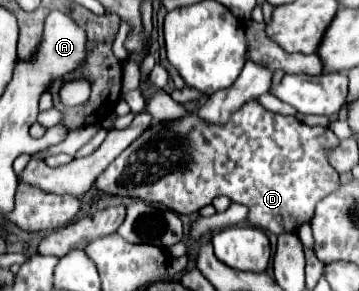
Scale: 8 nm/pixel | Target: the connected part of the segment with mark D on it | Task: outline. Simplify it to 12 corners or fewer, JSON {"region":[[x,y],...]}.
{"region":[[247,101],[153,121],[95,181],[297,231],[339,187],[329,127]]}

